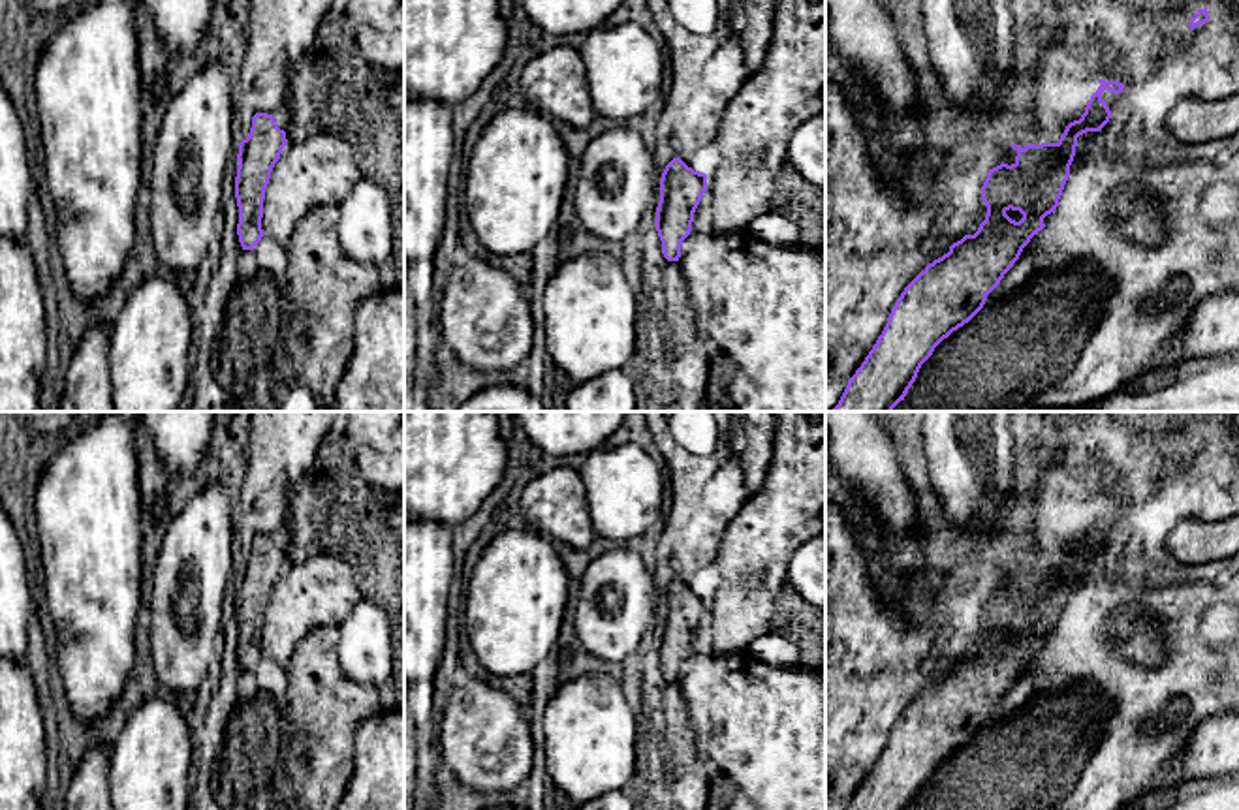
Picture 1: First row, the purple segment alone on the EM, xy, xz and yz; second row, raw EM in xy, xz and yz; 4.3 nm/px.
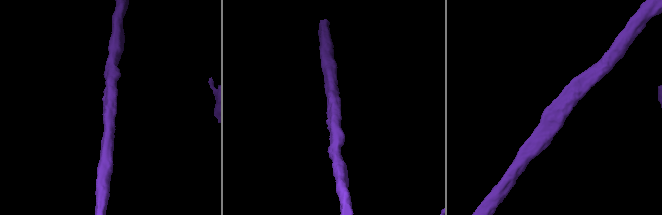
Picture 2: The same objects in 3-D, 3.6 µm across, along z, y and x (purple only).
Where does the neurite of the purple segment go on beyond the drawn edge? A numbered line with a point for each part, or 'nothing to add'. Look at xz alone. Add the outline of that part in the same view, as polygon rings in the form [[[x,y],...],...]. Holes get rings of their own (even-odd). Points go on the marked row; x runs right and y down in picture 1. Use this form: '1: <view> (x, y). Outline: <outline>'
nothing to add

